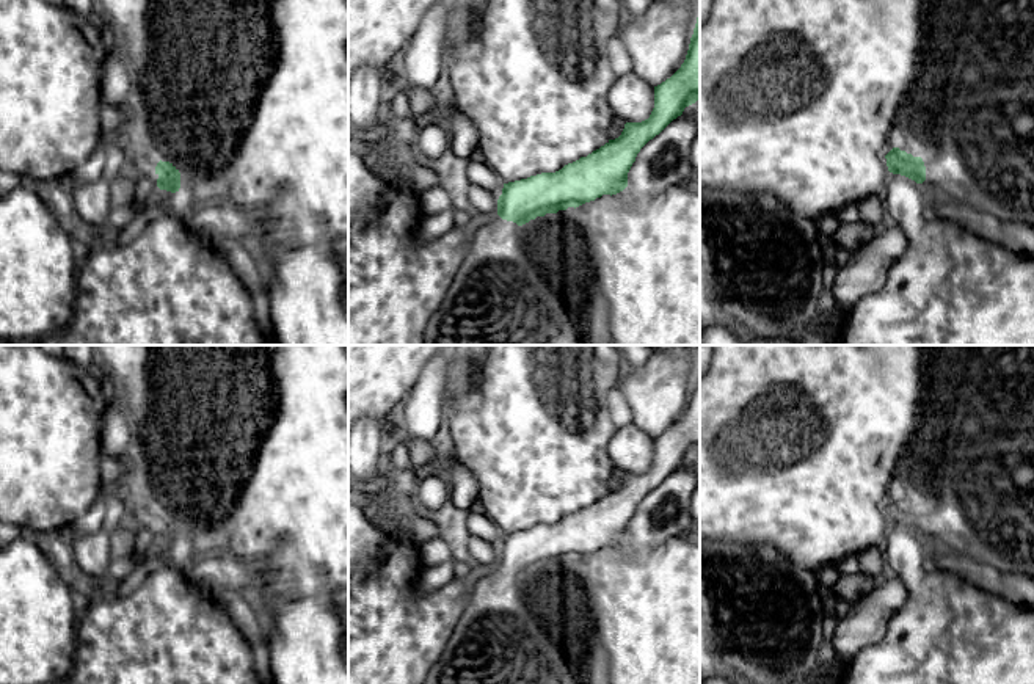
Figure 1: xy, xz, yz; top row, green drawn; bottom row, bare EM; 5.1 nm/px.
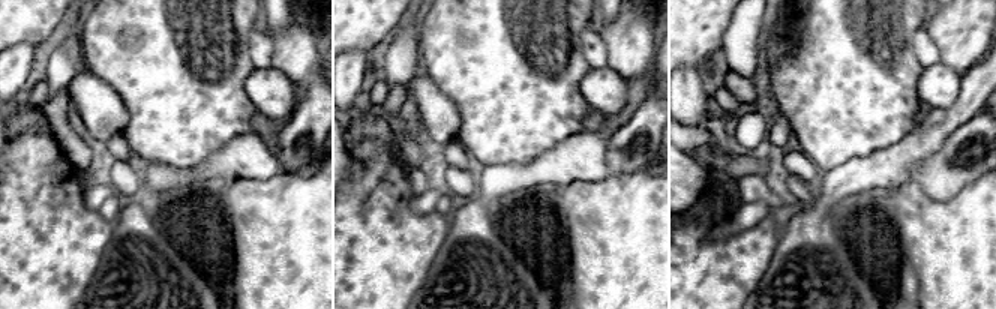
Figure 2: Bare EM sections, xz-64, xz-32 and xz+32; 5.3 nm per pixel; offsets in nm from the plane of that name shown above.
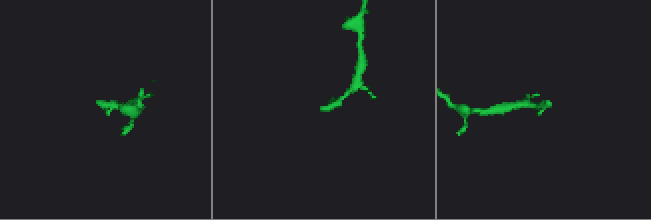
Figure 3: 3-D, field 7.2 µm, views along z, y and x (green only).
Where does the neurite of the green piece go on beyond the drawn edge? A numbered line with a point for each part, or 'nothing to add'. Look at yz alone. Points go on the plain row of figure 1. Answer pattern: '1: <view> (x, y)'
1: yz (983, 496)

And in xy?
1: xy (141, 513)

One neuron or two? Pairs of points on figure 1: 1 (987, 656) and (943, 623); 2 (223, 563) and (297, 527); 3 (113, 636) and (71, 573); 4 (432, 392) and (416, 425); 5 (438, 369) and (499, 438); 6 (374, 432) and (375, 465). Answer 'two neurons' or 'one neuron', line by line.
1: one neuron
2: two neurons
3: two neurons
4: one neuron
5: two neurons
6: one neuron

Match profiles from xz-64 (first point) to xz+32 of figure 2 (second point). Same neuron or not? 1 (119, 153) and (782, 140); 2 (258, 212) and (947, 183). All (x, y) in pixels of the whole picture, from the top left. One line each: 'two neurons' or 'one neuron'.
1: two neurons
2: two neurons

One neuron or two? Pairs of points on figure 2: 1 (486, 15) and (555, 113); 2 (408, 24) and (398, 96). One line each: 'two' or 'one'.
1: one
2: two

